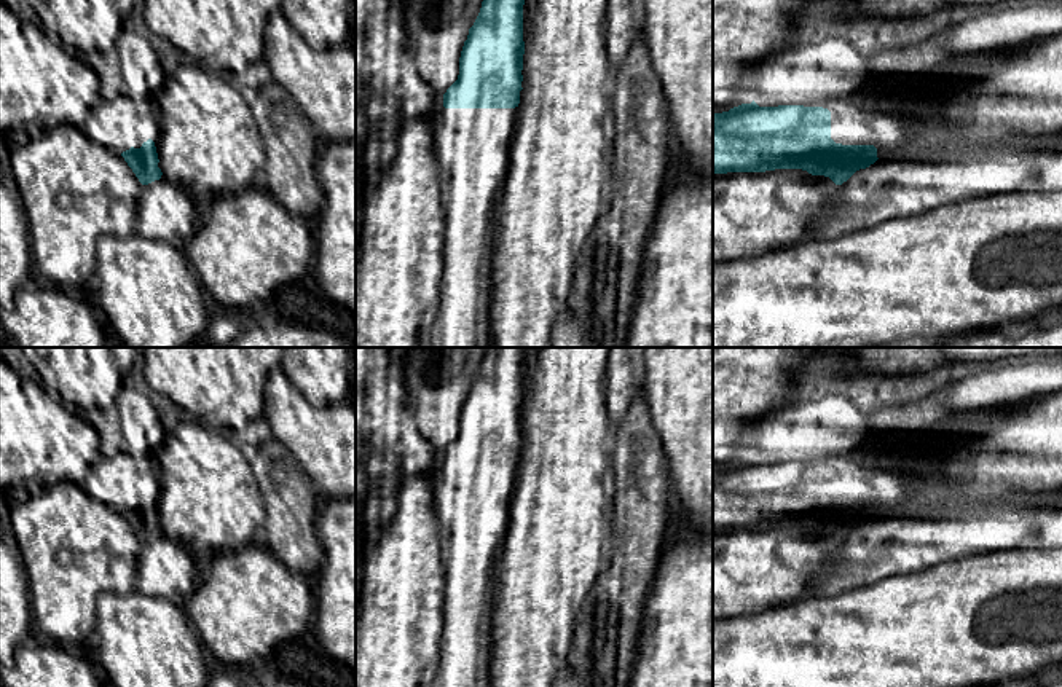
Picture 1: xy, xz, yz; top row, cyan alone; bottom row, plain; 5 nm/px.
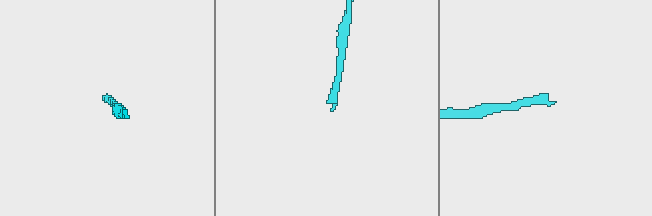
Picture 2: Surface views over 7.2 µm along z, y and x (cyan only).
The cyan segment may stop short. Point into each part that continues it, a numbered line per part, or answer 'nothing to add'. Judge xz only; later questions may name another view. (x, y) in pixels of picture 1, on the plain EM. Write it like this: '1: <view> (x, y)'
1: xz (472, 502)

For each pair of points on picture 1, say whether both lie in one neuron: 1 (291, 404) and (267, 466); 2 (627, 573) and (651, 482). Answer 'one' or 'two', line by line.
1: two
2: one

